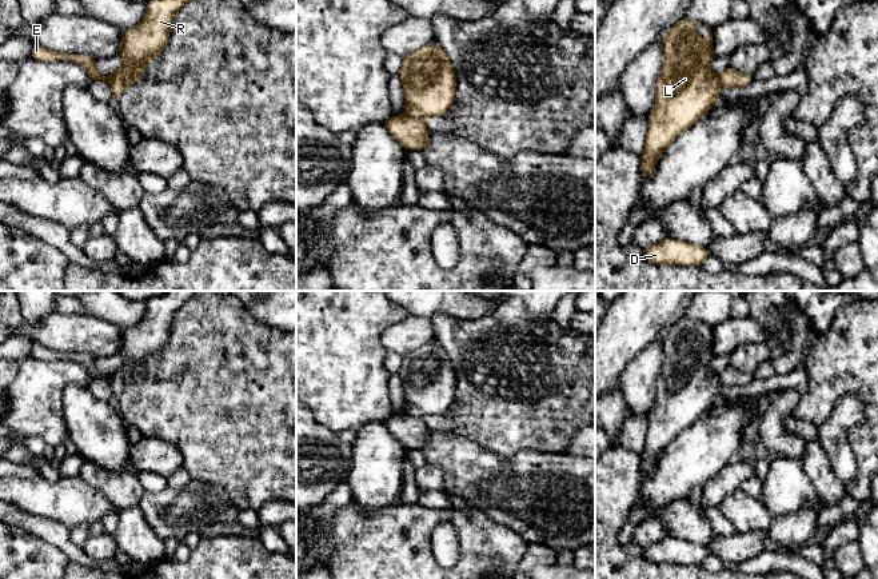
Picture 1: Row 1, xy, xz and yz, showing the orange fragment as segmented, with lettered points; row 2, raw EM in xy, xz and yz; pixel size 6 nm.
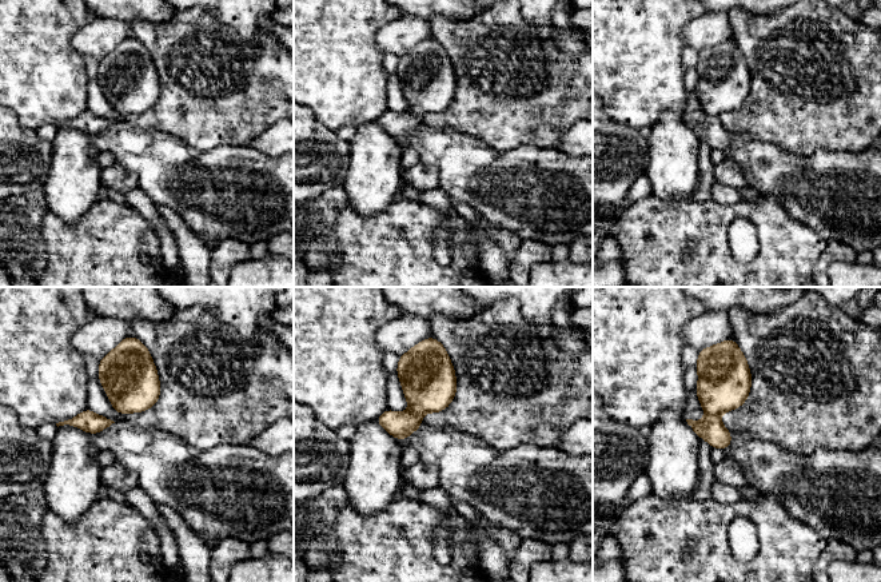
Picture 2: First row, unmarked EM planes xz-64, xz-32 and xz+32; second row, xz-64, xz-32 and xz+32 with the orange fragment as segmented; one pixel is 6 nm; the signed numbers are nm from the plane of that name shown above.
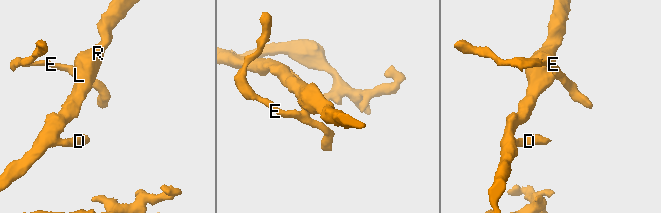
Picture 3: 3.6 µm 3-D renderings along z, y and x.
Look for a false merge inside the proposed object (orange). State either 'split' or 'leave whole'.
split

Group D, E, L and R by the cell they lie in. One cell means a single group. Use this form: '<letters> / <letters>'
D L R / E

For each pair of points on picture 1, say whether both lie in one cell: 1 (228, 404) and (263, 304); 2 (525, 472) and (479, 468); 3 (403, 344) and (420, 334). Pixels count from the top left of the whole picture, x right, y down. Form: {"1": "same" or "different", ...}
{"1": "different", "2": "same", "3": "same"}

